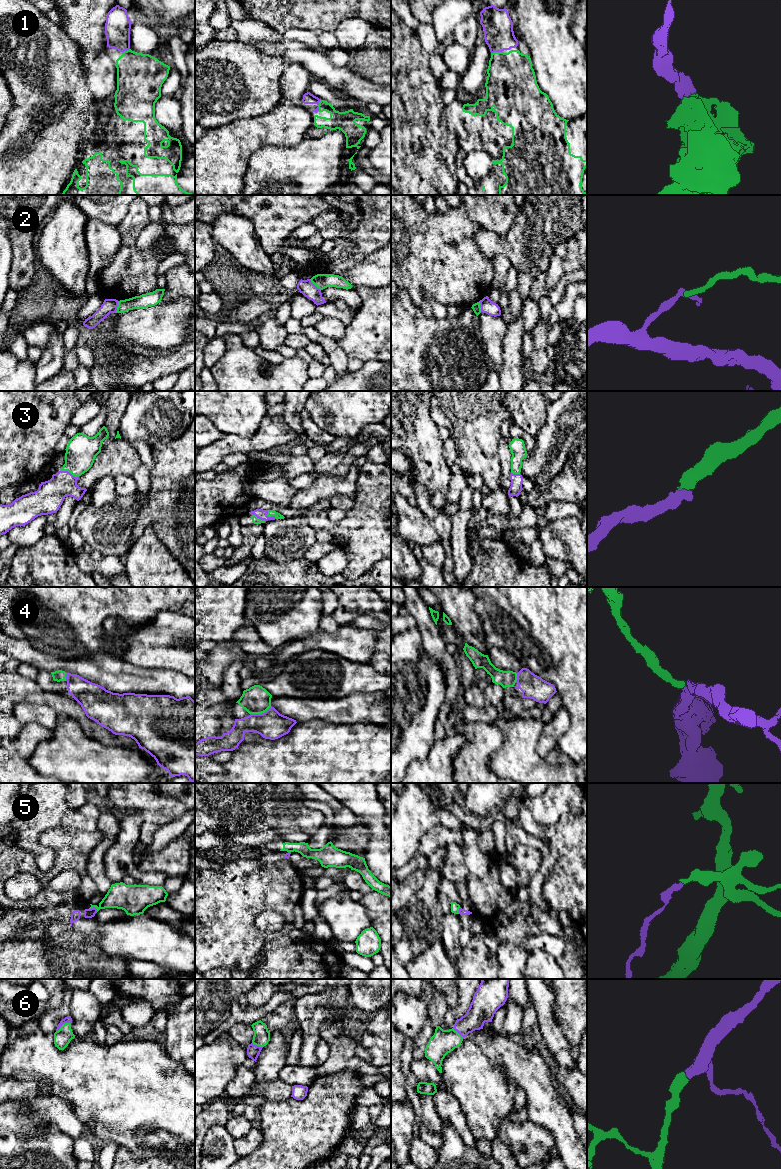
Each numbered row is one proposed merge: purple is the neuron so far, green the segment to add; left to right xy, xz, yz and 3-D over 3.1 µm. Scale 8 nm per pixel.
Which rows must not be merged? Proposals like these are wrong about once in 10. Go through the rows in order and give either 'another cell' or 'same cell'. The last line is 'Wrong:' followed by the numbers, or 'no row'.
1: same cell
2: same cell
3: same cell
4: same cell
5: another cell
6: same cell
Wrong: 5

